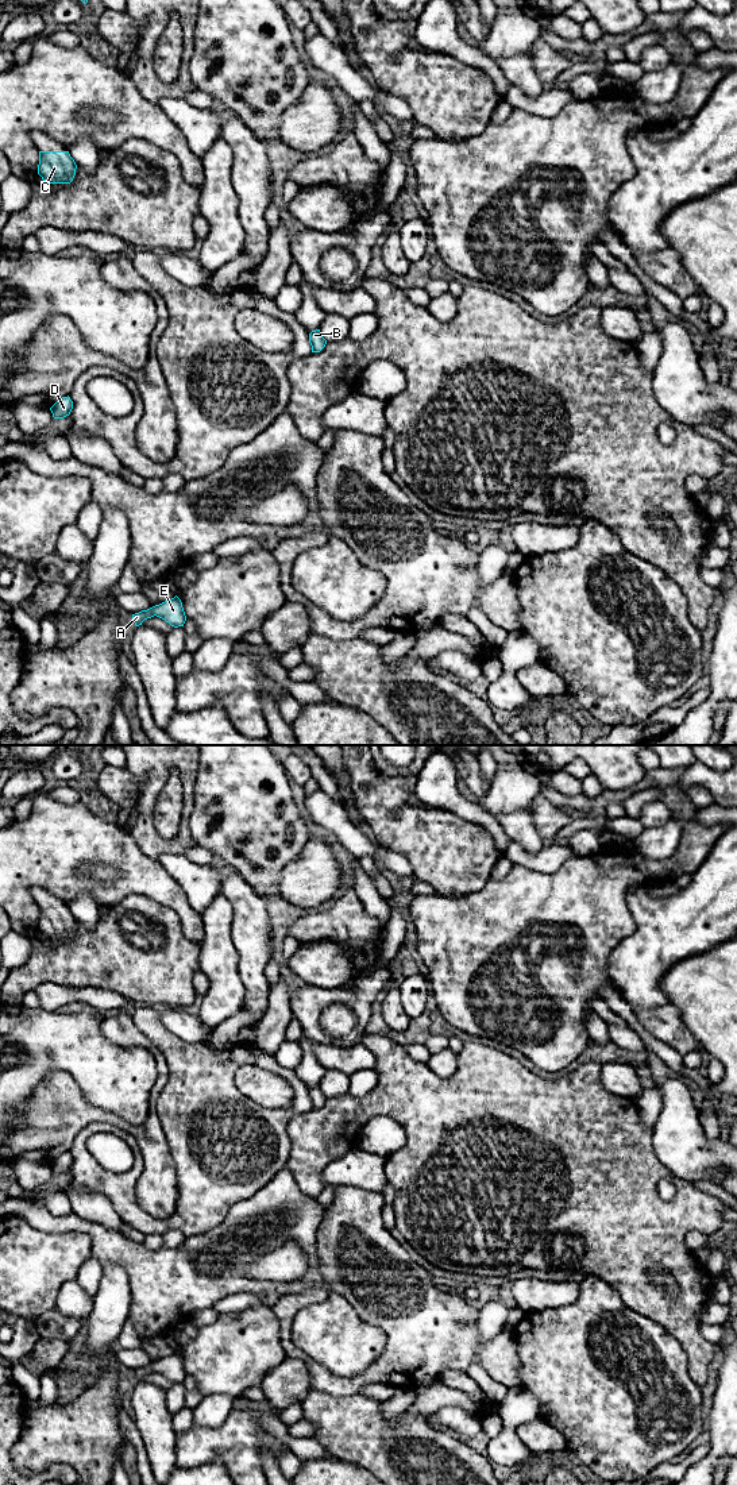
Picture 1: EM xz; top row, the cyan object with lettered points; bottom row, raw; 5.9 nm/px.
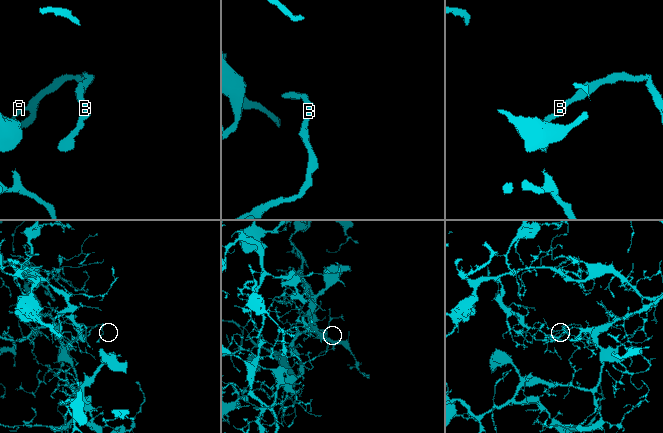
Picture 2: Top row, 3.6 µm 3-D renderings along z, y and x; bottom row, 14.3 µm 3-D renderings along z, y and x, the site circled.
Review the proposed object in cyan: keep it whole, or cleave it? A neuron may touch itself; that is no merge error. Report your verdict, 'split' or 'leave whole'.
leave whole

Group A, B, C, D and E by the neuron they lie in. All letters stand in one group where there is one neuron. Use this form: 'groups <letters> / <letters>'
groups A B C D E

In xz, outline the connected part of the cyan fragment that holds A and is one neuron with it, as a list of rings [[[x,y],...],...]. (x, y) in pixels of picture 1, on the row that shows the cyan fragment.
[[[177,595],[147,610],[142,610],[139,613],[132,614],[132,620],[135,625],[139,626],[144,620],[151,618],[154,616],[165,620],[174,628],[184,626],[186,621],[182,602]]]

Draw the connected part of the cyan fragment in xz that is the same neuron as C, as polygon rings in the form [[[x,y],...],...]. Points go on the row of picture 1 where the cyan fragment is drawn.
[[[39,151],[38,174],[47,184],[70,184],[76,169],[69,151]]]

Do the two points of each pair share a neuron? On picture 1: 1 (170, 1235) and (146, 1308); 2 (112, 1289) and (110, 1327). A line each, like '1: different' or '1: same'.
1: different
2: same

